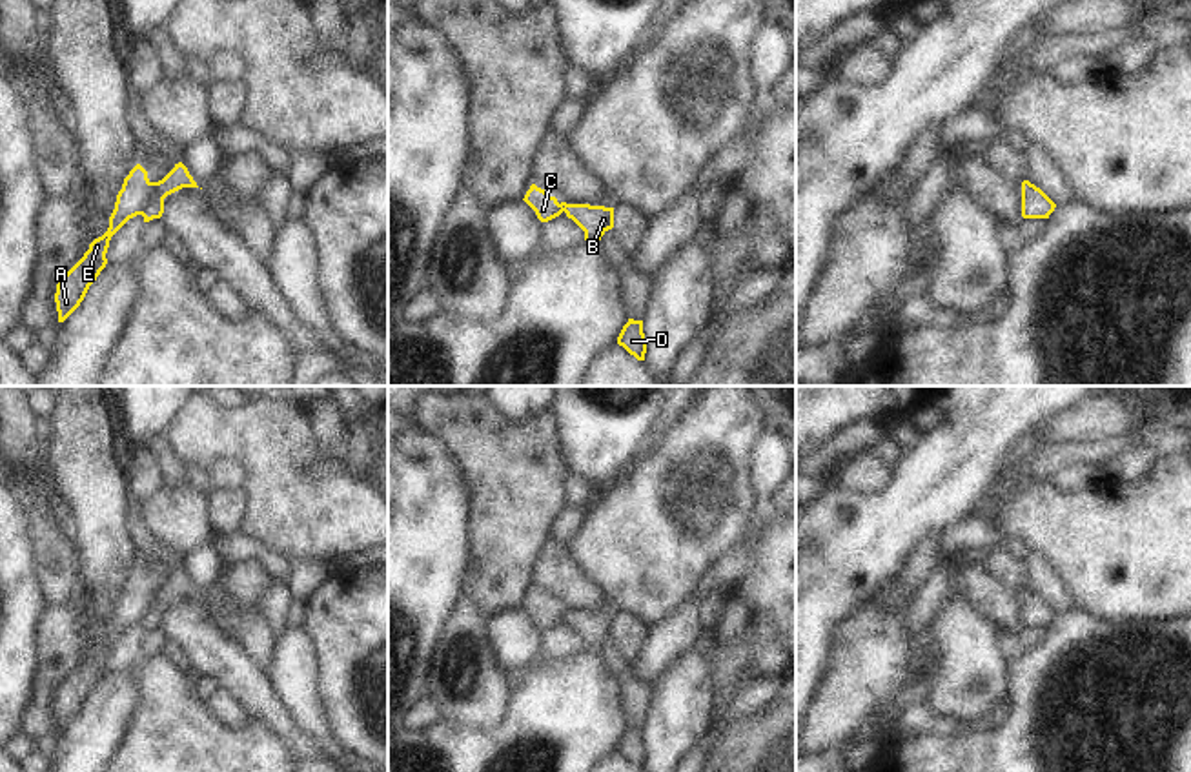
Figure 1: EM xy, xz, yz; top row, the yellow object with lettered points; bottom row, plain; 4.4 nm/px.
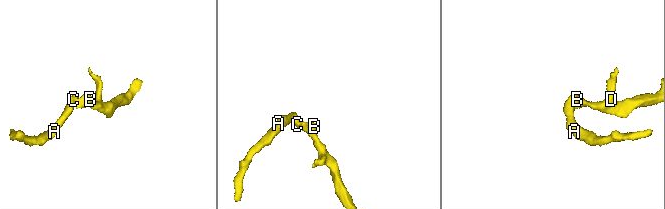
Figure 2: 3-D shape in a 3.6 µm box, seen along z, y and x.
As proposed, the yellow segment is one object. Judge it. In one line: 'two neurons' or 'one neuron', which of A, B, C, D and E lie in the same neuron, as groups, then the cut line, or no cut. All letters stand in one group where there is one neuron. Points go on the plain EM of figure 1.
two neurons; groups A C E / B D; cut xy (157, 590), (152, 610), (141, 621)

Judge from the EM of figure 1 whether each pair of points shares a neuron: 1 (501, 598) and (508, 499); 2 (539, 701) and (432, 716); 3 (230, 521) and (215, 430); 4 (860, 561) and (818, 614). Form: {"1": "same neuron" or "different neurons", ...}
{"1": "same neuron", "2": "different neurons", "3": "different neurons", "4": "same neuron"}

